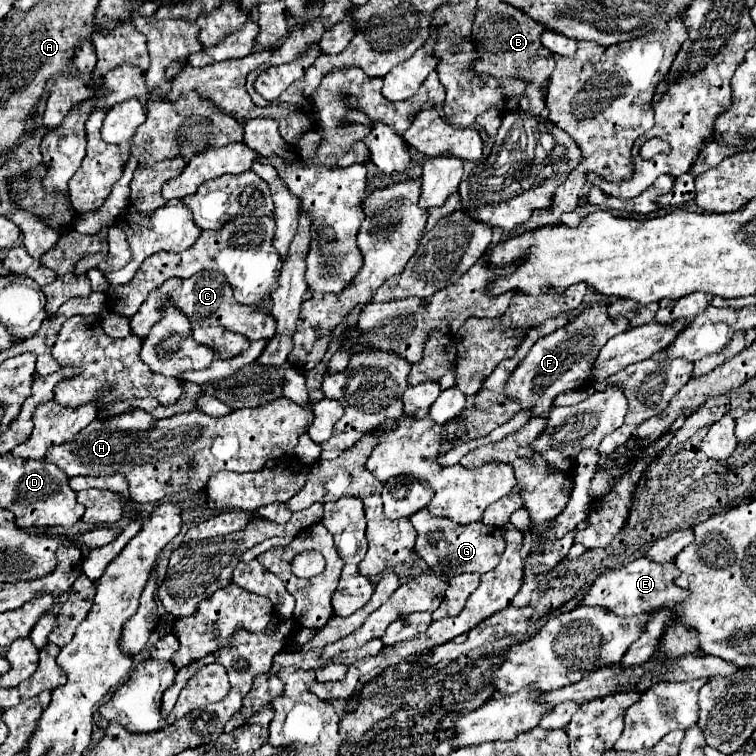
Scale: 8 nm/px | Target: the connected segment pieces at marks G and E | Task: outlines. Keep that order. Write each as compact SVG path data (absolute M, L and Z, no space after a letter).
M421 509L411 517L417 529L417 553L427 563L427 567L437 575L461 575L461 573L487 573L493 571L505 551L505 537L499 527L485 527L483 521L473 521L469 525L453 523L445 517L433 517L429 511Z
M645 557L635 559L633 563L621 567L621 569L611 569L595 577L593 585L583 593L581 605L591 605L591 607L603 607L619 617L625 615L639 615L639 613L649 613L657 607L665 605L675 605L679 601L685 601L689 597L689 591L677 587L673 579L679 575L677 567L673 561L669 563L653 563Z

